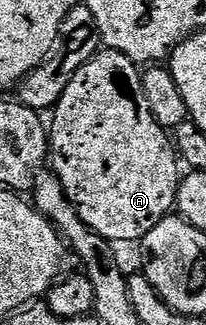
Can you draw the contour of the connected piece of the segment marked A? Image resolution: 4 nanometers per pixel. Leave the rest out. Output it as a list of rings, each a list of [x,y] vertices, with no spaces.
[[[110,48],[96,52],[75,74],[75,78],[71,78],[71,82],[67,82],[67,90],[63,90],[56,108],[52,109],[53,124],[51,120],[48,125],[52,175],[56,176],[58,182],[63,186],[63,190],[67,194],[67,198],[75,206],[79,218],[83,218],[83,222],[92,232],[99,234],[107,241],[115,239],[142,241],[144,236],[161,219],[174,211],[177,202],[177,187],[181,185],[183,179],[183,168],[179,163],[179,155],[174,141],[171,139],[170,133],[161,128],[159,122],[155,122],[155,118],[151,114],[151,106],[147,106],[147,94],[143,90],[143,82],[141,81],[142,75],[142,69],[134,64],[131,58],[127,58],[127,54],[119,54]]]

